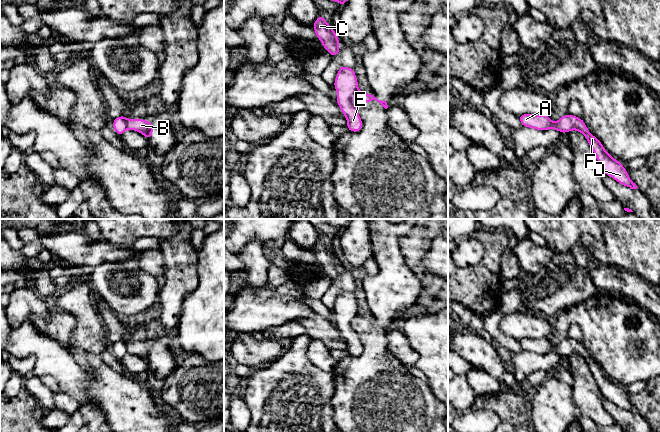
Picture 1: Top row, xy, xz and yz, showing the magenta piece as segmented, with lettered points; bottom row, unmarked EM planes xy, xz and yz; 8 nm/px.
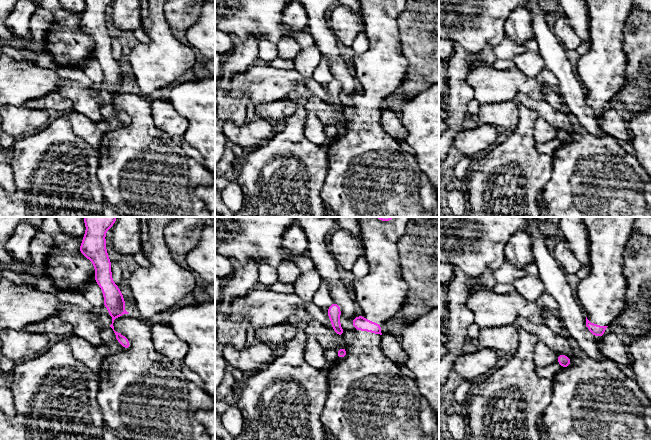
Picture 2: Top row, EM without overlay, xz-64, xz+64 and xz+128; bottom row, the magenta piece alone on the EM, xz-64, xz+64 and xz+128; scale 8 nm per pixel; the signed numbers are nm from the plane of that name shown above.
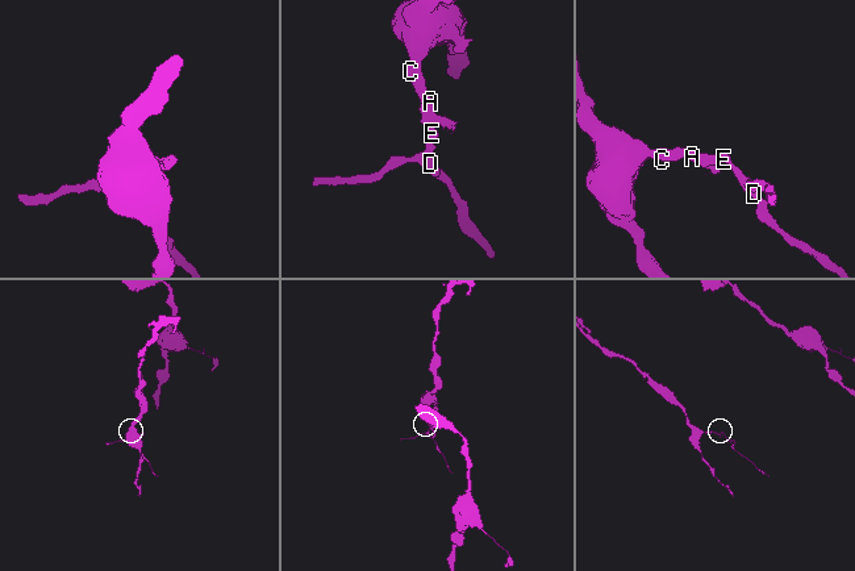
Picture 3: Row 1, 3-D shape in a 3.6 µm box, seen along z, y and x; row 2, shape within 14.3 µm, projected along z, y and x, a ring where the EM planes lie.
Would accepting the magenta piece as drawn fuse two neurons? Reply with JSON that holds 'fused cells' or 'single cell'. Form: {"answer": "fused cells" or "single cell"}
{"answer": "fused cells"}

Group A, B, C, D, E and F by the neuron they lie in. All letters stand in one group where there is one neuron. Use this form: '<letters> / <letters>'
A C D E F / B

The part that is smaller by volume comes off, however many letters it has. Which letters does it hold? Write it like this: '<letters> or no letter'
B

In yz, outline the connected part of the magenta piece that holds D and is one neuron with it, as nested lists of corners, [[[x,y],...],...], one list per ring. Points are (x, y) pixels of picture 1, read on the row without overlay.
[[[565,338],[556,346],[554,353],[560,355],[562,358],[571,354],[577,354],[582,357],[587,363],[590,372],[593,374],[604,398],[630,413],[638,412],[629,402],[628,395],[623,391],[621,386],[615,384],[608,378],[600,364],[589,356],[583,343],[571,338]]]

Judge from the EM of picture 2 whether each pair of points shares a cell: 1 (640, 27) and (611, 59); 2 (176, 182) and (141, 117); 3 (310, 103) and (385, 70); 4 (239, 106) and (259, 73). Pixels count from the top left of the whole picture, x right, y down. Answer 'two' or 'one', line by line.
1: two
2: one
3: two
4: two

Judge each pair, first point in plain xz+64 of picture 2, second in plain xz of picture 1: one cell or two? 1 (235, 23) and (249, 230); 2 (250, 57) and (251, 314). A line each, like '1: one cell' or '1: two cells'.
1: one cell
2: two cells

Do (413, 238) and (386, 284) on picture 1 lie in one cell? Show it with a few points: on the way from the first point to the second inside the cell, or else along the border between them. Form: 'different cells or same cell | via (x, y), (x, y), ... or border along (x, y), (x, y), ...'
different cells | border along (408, 232), (399, 247), (416, 275)

